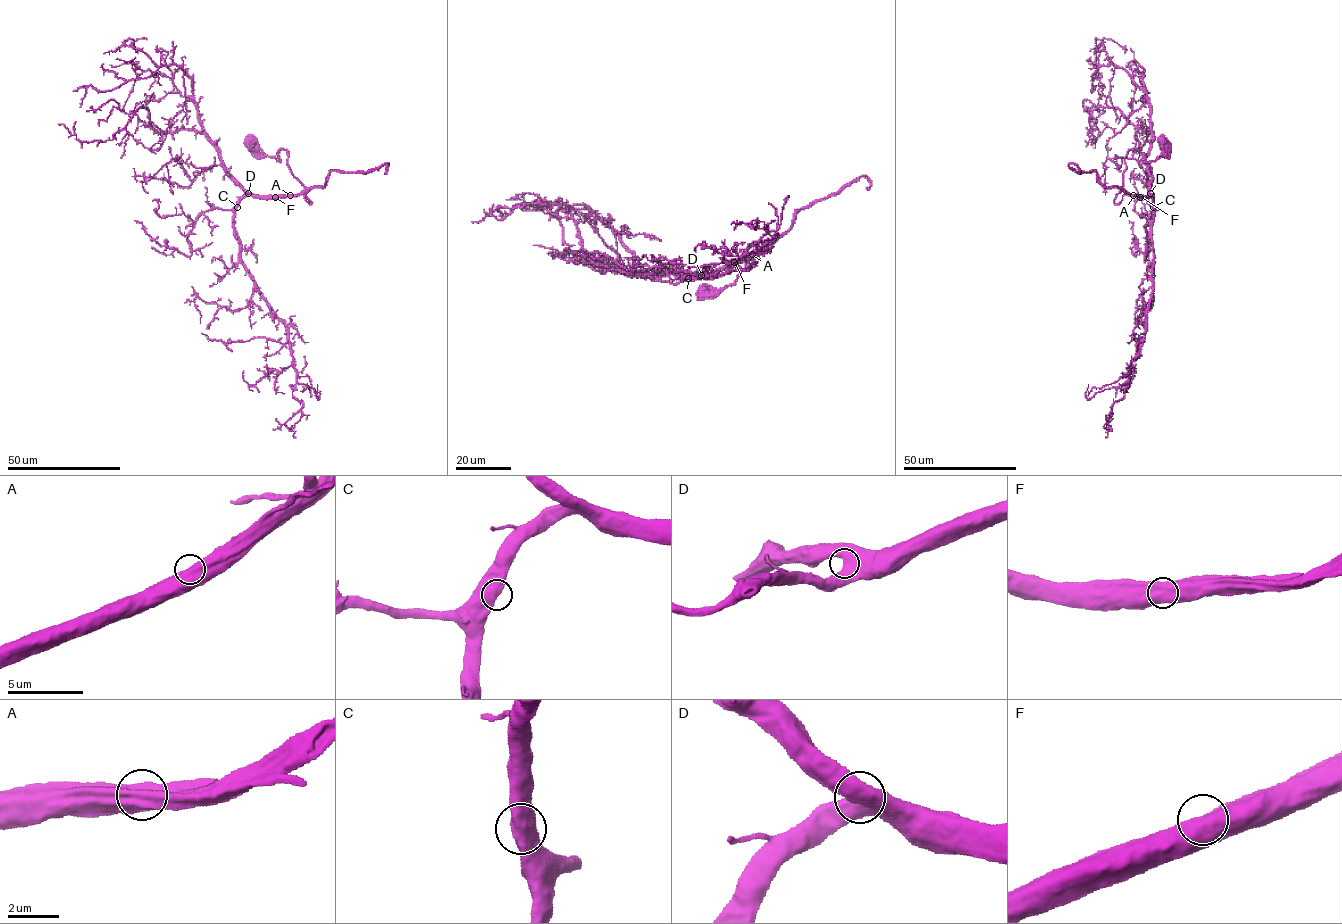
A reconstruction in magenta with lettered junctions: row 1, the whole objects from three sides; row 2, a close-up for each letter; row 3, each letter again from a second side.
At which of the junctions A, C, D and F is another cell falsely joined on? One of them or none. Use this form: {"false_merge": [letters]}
{"false_merge": []}

